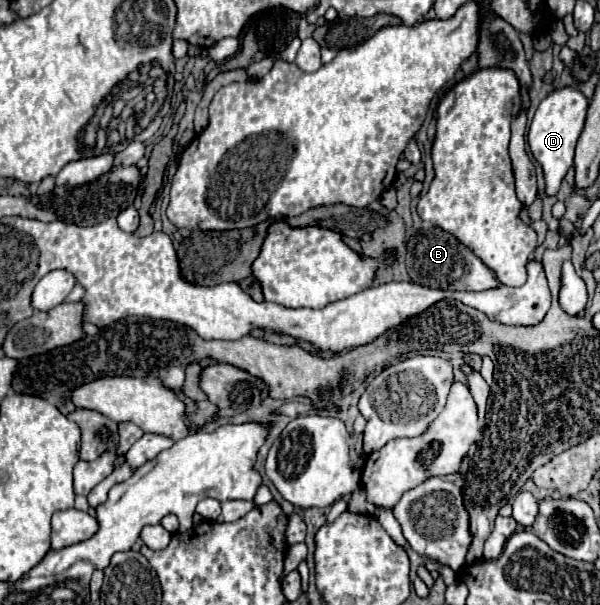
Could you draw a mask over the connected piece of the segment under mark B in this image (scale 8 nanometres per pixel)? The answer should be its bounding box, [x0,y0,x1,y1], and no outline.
[407,228,499,292]

